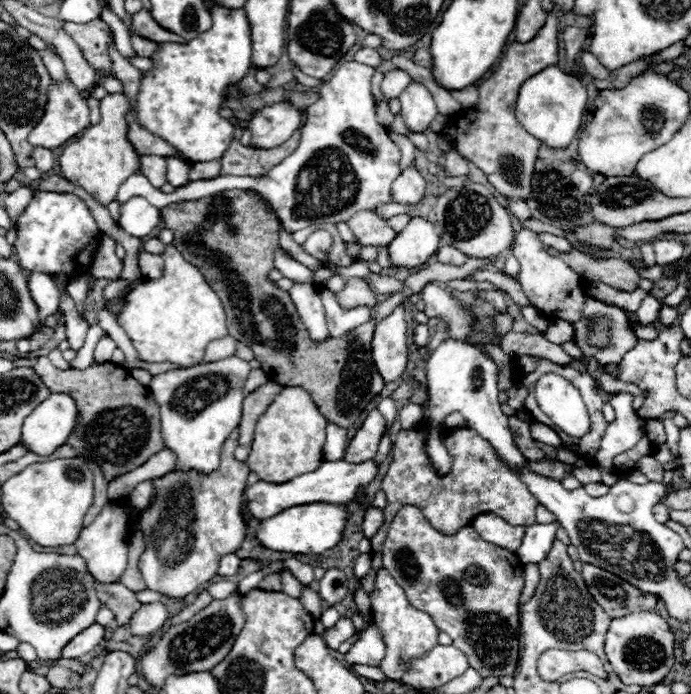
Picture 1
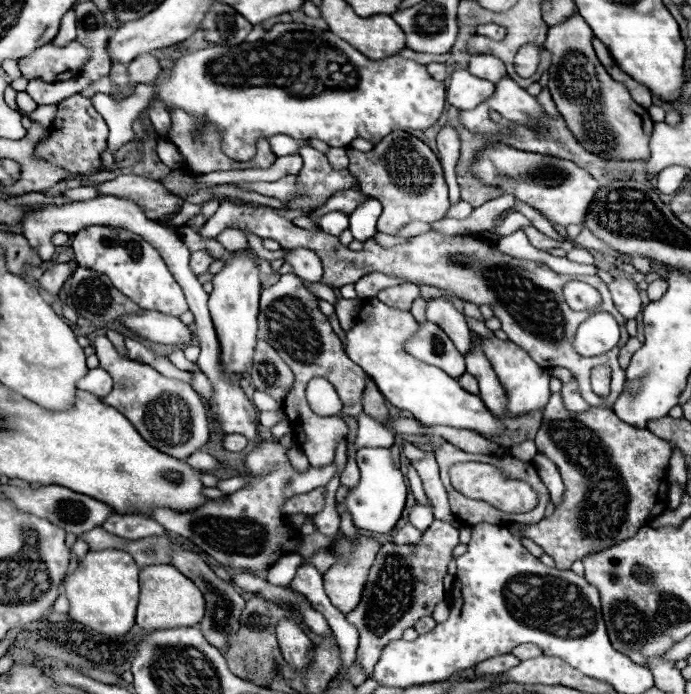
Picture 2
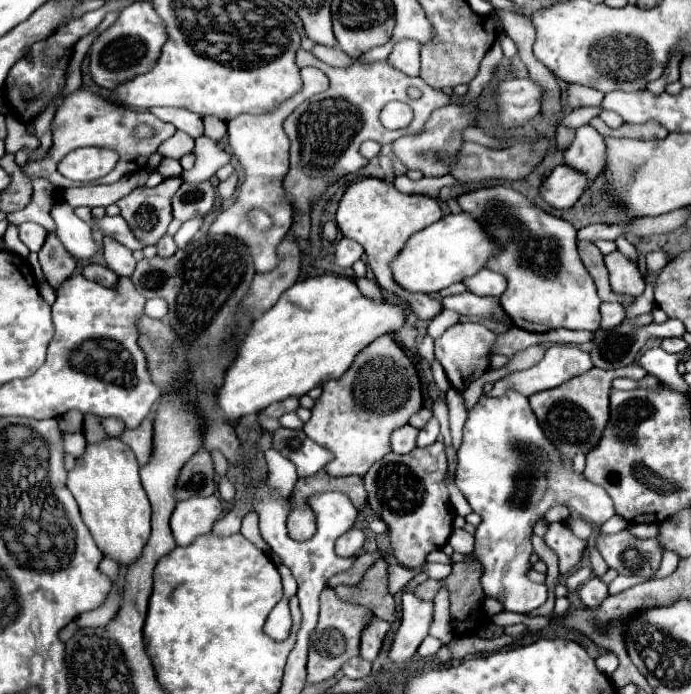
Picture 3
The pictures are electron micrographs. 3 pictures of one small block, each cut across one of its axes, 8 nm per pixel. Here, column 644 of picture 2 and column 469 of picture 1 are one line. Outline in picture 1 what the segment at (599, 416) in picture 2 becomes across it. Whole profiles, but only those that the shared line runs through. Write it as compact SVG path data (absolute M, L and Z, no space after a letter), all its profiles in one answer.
M426 428L420 430L400 430L394 440L392 448L392 462L388 468L388 474L382 480L382 490L388 498L388 506L384 508L384 524L382 528L370 538L372 542L372 574L364 580L364 590L370 594L374 586L374 572L382 568L382 542L386 540L388 526L392 524L394 516L402 506L418 506L424 514L424 518L442 534L452 536L460 528L470 526L472 520L482 512L500 514L508 524L512 526L530 526L536 522L534 510L538 506L534 494L528 490L528 486L520 480L516 470L506 470L494 448L478 436L474 430L456 430L452 434L446 432L444 444L448 446L448 452L452 454L452 472L448 476L438 476L432 470L432 464L428 460L428 454L424 450L426 442Z

